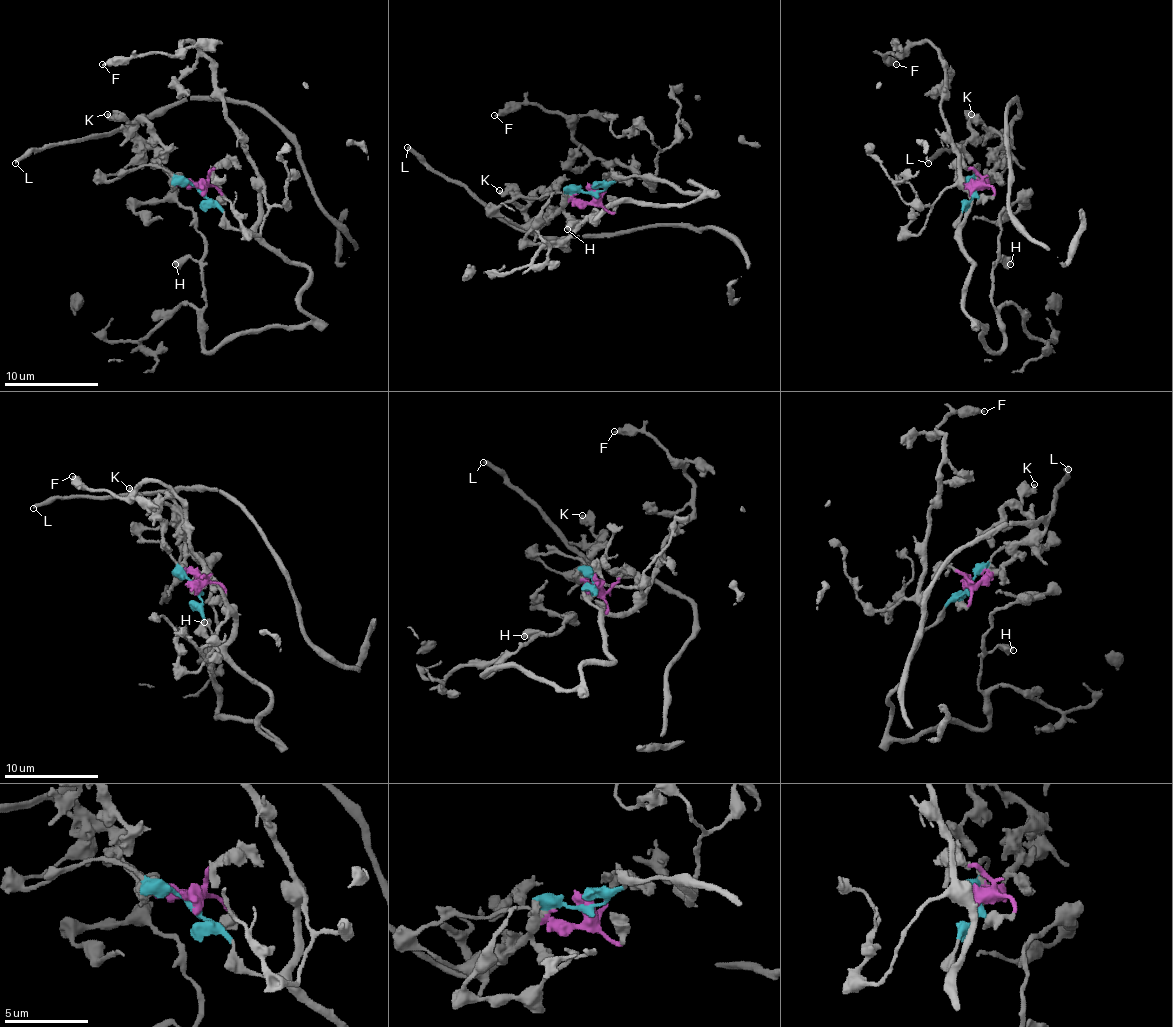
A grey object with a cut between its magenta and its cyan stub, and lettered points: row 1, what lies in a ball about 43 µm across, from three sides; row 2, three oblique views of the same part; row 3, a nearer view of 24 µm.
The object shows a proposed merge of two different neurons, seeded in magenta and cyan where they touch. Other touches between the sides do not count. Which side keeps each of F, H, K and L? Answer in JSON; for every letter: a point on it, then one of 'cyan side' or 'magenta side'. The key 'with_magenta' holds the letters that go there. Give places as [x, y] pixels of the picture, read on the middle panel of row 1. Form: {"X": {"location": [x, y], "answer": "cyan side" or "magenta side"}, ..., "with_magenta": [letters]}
{"F": {"location": [494, 115], "answer": "cyan side"}, "H": {"location": [567, 229], "answer": "cyan side"}, "K": {"location": [499, 190], "answer": "magenta side"}, "L": {"location": [407, 147], "answer": "magenta side"}, "with_magenta": ["K", "L"]}

